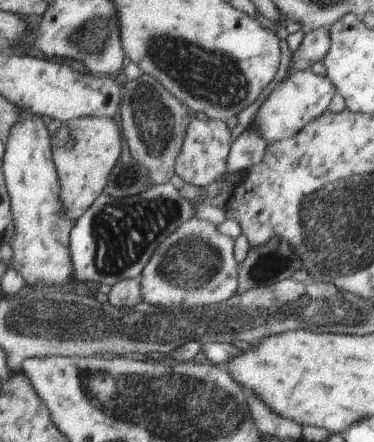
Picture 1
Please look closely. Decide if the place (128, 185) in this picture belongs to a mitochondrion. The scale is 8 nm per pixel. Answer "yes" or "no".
yes

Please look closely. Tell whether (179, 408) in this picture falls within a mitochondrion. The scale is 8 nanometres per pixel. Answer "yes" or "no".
yes

